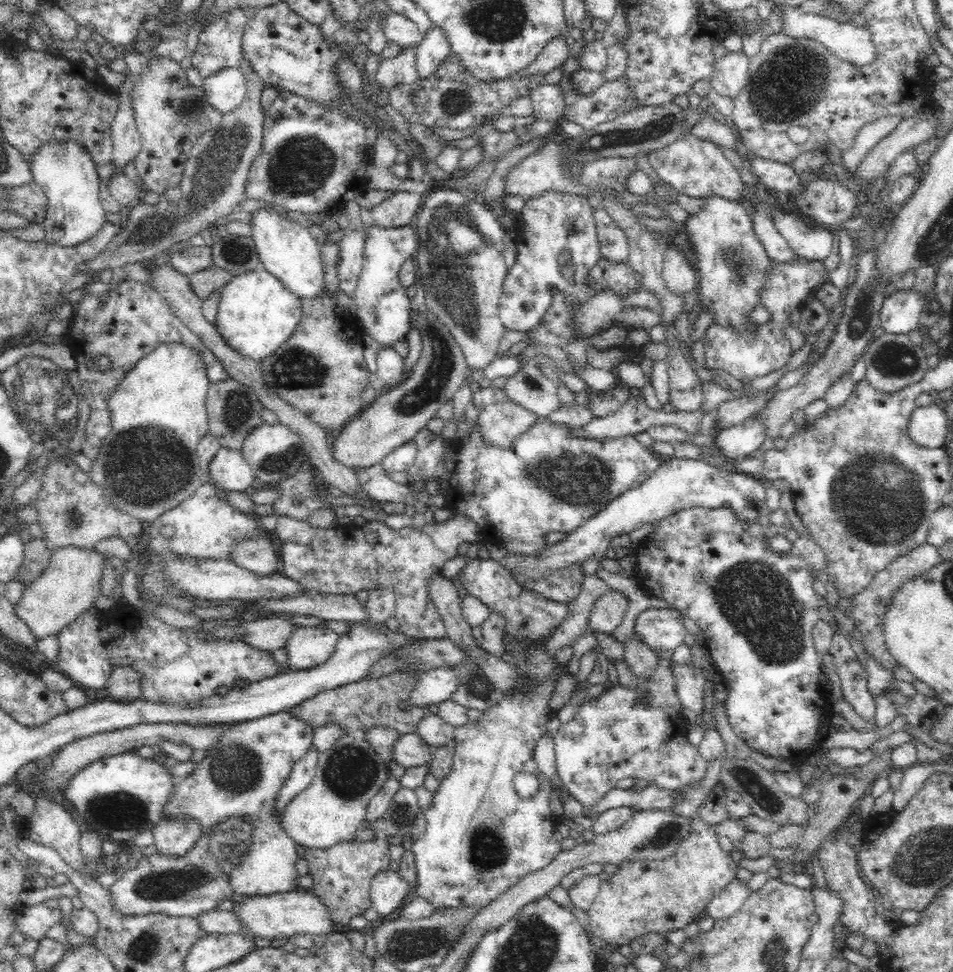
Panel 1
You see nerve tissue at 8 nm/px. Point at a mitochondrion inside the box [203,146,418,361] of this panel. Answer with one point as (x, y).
(237, 254)

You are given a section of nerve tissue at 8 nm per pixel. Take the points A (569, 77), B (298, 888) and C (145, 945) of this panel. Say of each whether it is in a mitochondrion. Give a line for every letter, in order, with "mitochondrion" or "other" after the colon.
A: other
B: other
C: mitochondrion

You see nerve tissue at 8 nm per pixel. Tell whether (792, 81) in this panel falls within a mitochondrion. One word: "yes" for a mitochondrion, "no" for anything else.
yes

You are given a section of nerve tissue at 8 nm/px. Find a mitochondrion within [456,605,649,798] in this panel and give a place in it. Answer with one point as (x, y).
(475, 685)

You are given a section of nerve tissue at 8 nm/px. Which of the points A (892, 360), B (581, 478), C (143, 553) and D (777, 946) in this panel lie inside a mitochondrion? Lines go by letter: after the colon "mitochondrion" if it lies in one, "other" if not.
A: mitochondrion
B: mitochondrion
C: other
D: mitochondrion

